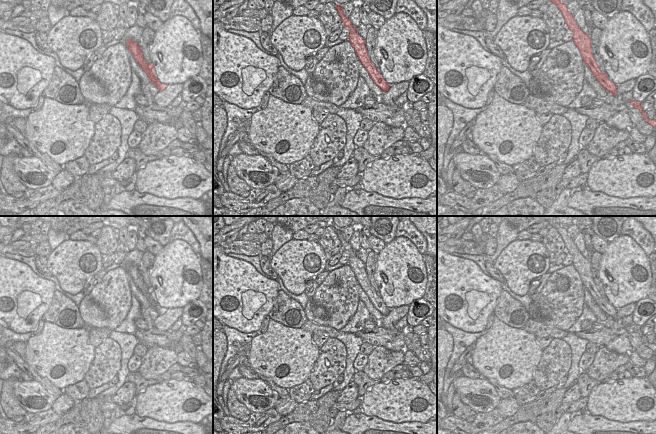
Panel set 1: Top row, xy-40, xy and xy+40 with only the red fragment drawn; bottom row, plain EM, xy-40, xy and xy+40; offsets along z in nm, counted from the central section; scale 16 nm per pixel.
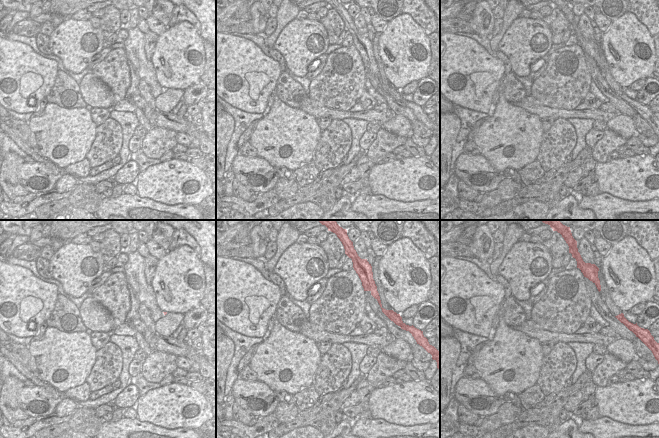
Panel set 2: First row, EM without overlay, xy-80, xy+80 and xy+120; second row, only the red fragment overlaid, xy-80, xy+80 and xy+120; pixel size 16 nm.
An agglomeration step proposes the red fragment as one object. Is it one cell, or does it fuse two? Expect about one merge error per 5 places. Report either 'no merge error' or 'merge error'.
no merge error

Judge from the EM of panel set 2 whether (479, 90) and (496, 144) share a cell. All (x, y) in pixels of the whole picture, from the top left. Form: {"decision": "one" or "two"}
{"decision": "two"}

